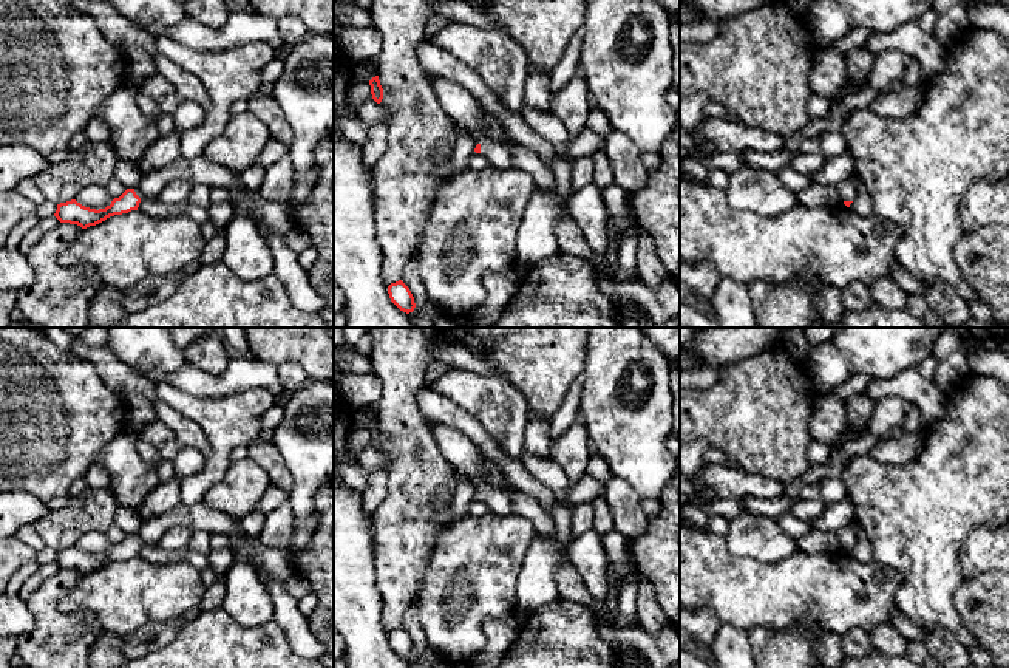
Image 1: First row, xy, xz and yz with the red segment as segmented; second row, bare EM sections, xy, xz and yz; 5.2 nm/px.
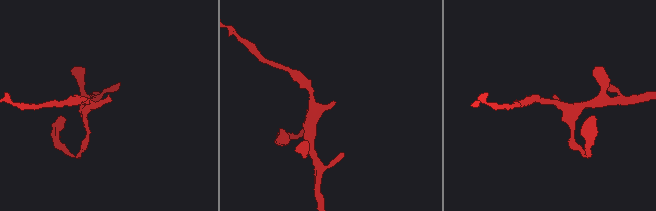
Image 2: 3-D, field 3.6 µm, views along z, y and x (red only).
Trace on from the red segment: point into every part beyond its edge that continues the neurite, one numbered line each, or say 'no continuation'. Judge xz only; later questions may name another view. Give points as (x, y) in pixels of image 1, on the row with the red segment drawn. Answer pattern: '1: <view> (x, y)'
1: xz (499, 155)

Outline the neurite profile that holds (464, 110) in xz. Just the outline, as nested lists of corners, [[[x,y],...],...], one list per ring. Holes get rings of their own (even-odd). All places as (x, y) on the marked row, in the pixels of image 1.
[[[428,71],[426,76],[442,108],[453,122],[468,130],[477,144],[490,144],[479,102],[457,82]]]

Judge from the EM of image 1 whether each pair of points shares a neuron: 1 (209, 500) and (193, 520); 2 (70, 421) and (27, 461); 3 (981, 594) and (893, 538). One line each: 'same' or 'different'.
1: different
2: same
3: different

